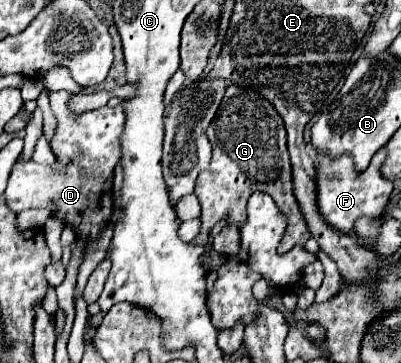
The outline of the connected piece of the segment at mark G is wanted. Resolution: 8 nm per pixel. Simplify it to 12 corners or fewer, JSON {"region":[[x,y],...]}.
{"region":[[231,84],[197,178],[205,246],[241,228],[249,196],[287,218],[277,254],[311,234],[293,196],[285,126],[255,90]]}

